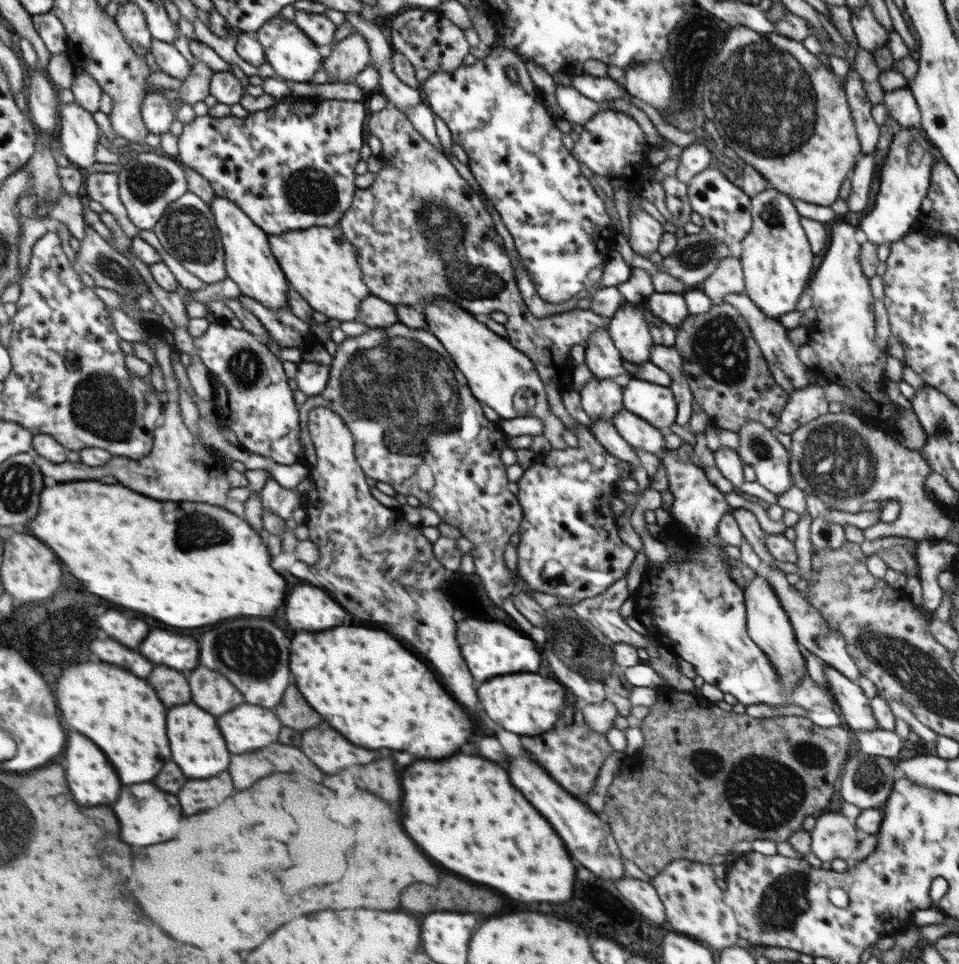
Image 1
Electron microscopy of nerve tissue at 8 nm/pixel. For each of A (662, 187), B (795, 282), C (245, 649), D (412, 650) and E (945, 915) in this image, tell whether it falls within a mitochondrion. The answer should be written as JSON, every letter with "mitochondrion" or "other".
{"A":"other","B":"other","C":"mitochondrion","D":"other","E":"other"}

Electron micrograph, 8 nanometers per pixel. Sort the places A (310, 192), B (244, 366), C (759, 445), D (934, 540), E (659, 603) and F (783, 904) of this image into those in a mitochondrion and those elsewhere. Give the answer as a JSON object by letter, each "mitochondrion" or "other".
{"A":"mitochondrion","B":"mitochondrion","C":"mitochondrion","D":"other","E":"other","F":"mitochondrion"}

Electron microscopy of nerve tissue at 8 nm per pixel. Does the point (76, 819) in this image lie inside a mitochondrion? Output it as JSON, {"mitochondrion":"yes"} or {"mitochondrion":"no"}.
{"mitochondrion":"no"}

